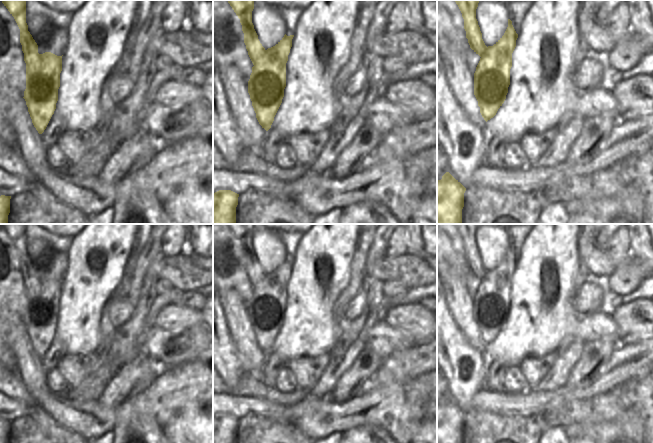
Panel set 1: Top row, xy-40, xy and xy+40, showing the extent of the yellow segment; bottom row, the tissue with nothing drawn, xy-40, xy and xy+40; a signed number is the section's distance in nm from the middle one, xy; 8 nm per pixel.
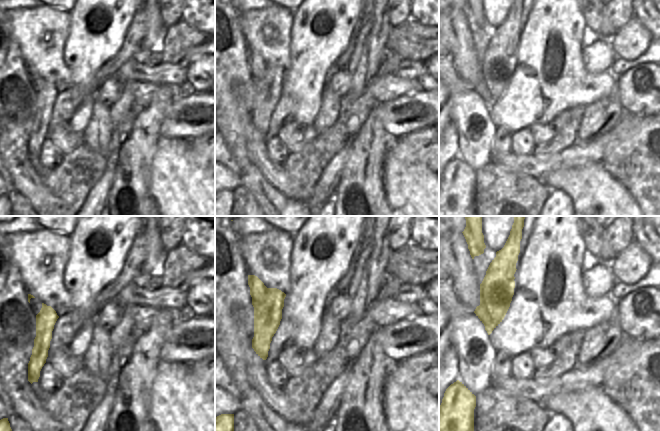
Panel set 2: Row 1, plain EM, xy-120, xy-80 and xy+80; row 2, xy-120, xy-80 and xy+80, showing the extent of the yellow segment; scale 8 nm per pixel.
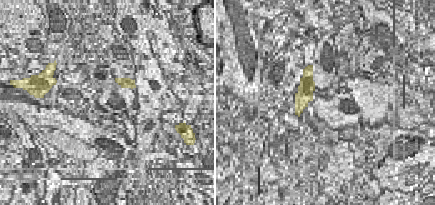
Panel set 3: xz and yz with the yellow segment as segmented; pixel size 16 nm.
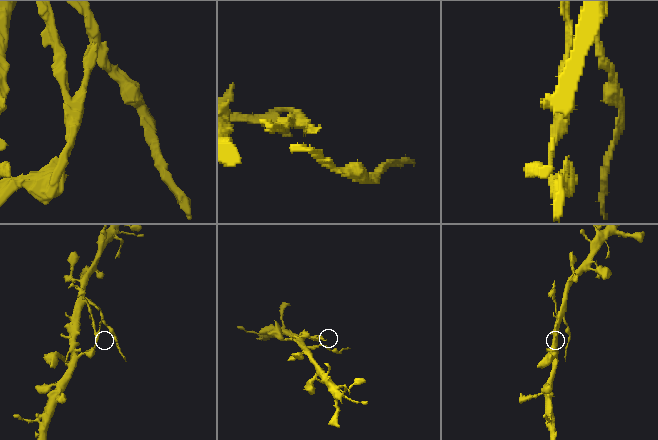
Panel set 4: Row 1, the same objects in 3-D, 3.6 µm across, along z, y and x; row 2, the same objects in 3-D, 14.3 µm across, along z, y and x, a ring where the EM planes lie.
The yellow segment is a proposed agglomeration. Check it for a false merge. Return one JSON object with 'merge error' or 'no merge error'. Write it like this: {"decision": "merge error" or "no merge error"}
{"decision": "merge error"}

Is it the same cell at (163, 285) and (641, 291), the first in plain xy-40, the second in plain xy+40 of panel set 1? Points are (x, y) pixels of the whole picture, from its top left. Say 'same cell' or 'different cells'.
different cells

